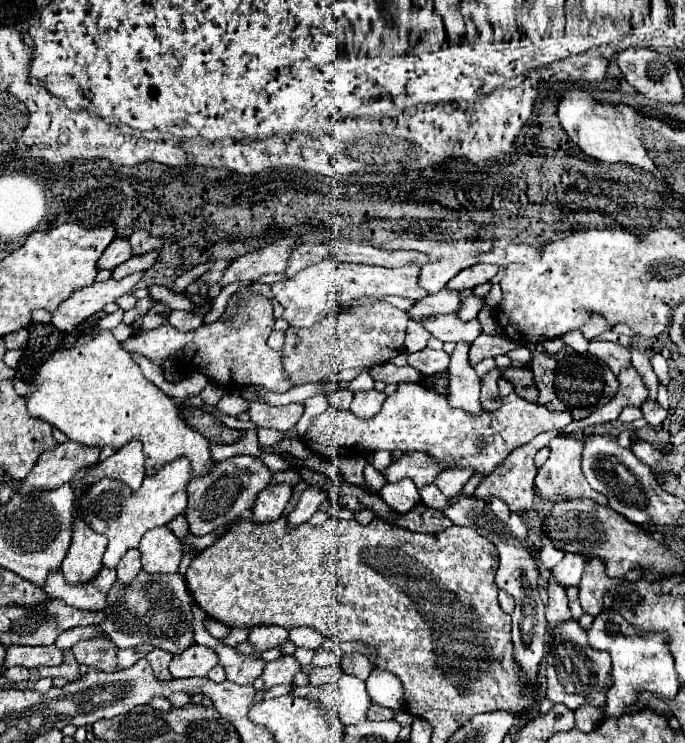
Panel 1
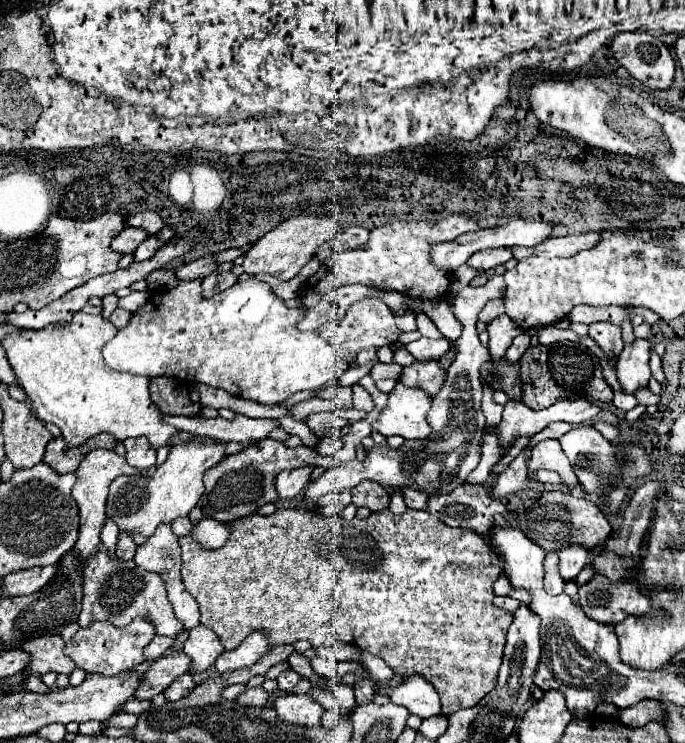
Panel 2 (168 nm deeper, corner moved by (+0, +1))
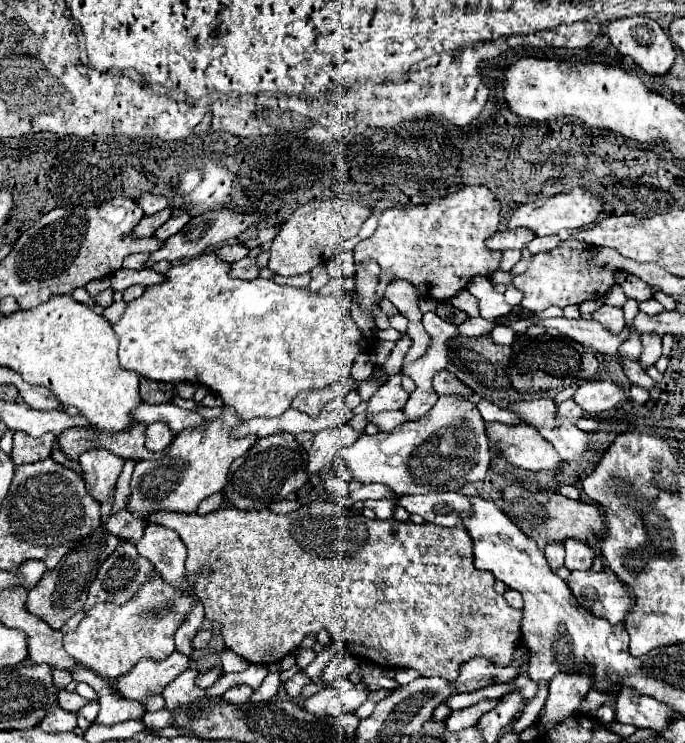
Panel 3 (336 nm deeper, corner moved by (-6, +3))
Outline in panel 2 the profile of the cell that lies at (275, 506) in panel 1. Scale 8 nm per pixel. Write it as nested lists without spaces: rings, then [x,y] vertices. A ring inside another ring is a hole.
[[[304,465],[304,467],[292,469],[292,471],[282,471],[276,481],[276,489],[278,489],[280,499],[296,497],[304,489],[304,485],[310,483],[312,469],[314,469],[314,465]]]

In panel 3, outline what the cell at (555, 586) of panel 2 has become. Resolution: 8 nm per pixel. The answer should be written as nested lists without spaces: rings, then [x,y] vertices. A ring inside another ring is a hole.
[[[560,543],[548,545],[544,549],[544,555],[546,555],[546,561],[554,573],[564,565],[564,545],[560,545]]]

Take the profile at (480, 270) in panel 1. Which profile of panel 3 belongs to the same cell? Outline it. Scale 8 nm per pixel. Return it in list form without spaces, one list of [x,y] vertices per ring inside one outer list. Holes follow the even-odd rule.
[[[500,229],[492,237],[486,239],[488,249],[506,251],[506,249],[524,249],[534,239],[530,229]]]

